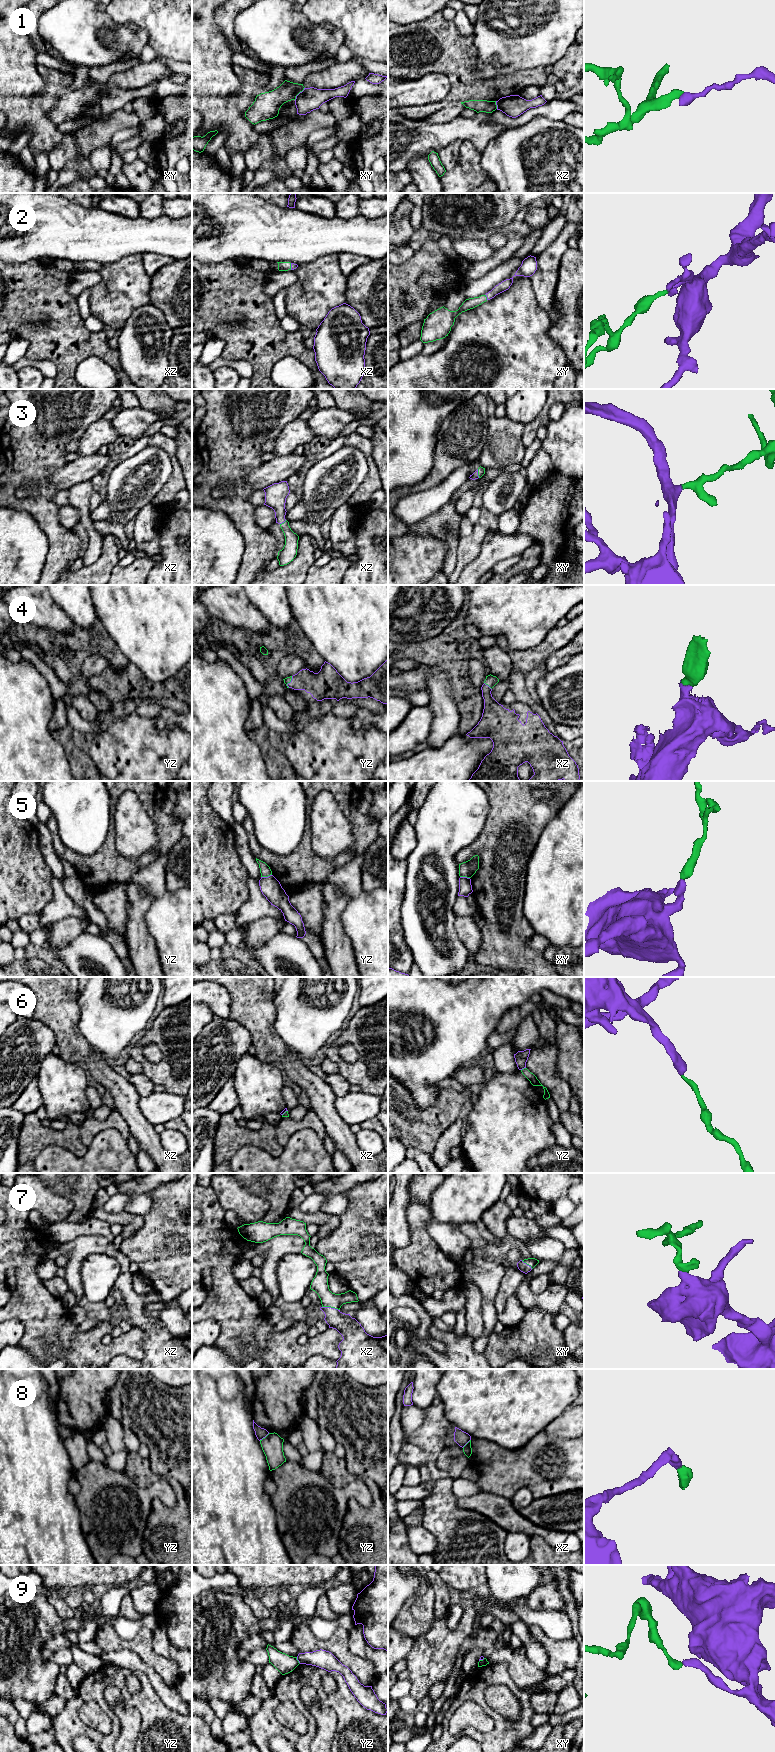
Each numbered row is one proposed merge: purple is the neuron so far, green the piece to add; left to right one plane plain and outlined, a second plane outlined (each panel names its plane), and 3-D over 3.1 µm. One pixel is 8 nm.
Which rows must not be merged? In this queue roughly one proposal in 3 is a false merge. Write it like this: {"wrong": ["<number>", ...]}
{"wrong": ["1", "5", "6", "8", "9"]}

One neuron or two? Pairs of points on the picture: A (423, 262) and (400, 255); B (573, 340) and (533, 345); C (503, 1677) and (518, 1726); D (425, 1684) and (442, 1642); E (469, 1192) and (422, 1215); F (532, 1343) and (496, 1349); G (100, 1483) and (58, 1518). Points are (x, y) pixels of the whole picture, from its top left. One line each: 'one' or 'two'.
A: two
B: two
C: one
D: one
E: two
F: one
G: two

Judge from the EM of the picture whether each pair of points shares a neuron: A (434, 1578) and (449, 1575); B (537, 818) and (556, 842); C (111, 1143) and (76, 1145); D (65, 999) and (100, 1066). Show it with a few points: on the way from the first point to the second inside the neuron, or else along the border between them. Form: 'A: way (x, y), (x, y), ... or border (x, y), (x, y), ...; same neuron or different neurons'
A: border (438, 1575), (448, 1586); different neurons
B: border (560, 809), (547, 823), (534, 848); different neurons
C: border (64, 1147), (77, 1156), (82, 1156), (88, 1150); different neurons
D: way (65, 1016), (67, 1035), (83, 1051); same neuron

